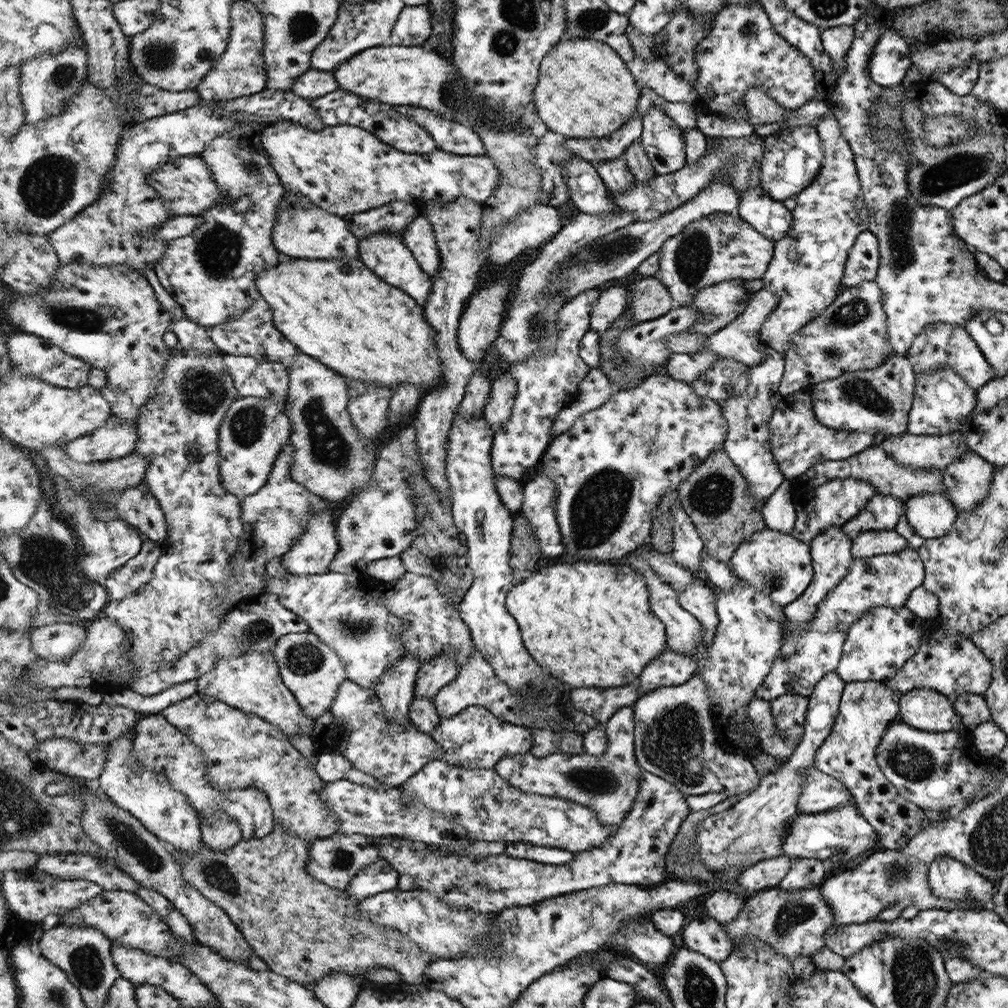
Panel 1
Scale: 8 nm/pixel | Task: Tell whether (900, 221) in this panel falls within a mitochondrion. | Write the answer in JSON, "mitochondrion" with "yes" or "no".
{"mitochondrion":"yes"}

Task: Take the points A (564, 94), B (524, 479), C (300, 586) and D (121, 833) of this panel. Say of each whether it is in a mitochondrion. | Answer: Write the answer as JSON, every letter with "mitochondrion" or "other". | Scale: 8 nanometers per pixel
{"A":"other","B":"other","C":"other","D":"mitochondrion"}

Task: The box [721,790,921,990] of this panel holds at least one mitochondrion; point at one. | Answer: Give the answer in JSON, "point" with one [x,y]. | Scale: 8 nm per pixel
{"point":[793,913]}

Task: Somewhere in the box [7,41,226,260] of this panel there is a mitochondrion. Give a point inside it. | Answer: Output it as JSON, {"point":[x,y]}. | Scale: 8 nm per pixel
{"point":[45,188]}

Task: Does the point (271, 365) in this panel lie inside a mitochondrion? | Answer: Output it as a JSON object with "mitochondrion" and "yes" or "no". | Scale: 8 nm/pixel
{"mitochondrion":"no"}

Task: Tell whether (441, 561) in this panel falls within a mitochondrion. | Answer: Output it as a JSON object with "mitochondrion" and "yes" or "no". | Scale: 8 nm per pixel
{"mitochondrion":"yes"}

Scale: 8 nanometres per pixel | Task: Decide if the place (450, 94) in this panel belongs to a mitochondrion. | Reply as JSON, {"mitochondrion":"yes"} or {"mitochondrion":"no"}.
{"mitochondrion":"yes"}

